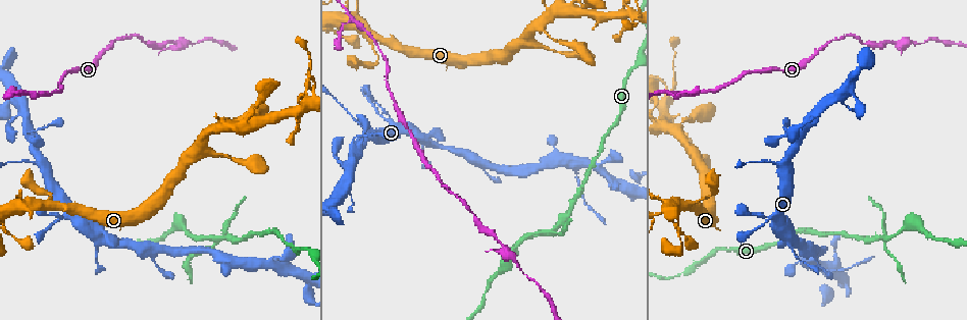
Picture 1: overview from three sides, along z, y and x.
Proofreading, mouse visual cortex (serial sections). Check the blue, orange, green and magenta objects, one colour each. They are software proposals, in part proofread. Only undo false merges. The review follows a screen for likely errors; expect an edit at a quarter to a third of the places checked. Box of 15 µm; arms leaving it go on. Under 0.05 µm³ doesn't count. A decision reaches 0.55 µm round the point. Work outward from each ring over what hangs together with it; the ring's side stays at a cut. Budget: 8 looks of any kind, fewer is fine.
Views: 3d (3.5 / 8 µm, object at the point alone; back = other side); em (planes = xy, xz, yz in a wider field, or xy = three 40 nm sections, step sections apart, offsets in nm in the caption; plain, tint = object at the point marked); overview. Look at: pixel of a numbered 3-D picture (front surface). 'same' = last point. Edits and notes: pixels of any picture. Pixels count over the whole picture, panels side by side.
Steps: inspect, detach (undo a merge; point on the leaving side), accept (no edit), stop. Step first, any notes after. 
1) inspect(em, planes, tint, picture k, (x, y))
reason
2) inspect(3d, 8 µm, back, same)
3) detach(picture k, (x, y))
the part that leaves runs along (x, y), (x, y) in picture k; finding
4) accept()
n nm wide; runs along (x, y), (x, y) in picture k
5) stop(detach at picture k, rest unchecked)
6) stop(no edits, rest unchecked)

inspect(3d, 8 µm, back, picture 1, (250, 268))
a fork

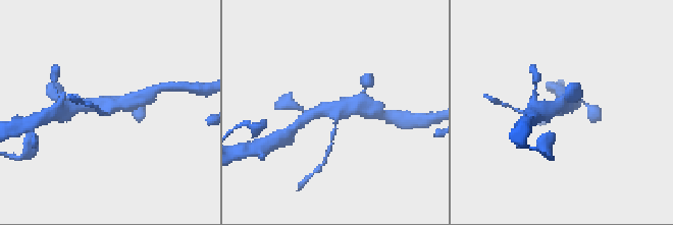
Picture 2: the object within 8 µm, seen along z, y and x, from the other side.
inspect(3d, 3.5 µm, picture 2, (561, 112))
zoom in

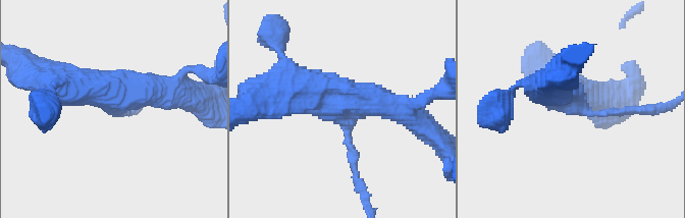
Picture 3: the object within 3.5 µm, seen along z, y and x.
inspect(em, xy, step 1, tint, picture 3, (343, 112))
3 arms; arms of 150, 400, 500 nm

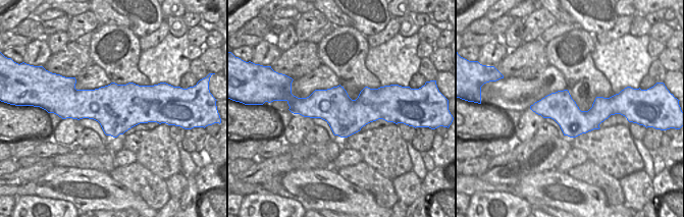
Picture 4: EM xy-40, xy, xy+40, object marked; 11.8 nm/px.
accept()
runs along (614, 104), (594, 116), (533, 107) in picture 4; all the same cell

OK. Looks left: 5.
inspect(3d, 8 µm, picture 1, (220, 238))

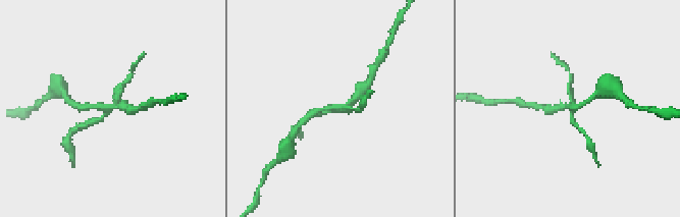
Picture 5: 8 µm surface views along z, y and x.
inspect(em, xy, step 1, tint, picture 5, (568, 105))

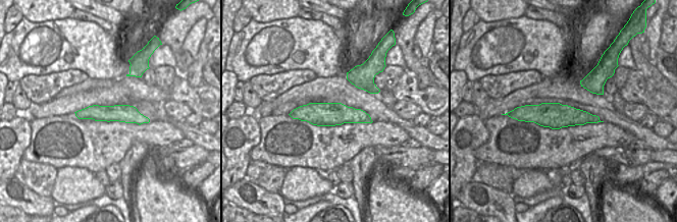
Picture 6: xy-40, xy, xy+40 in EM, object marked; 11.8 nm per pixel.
detach(picture 5, (119, 88))
the part that leaves runs along (106, 112), (72, 134) in picture 5; a second cell is stuck on

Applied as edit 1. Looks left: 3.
inspect(overview)

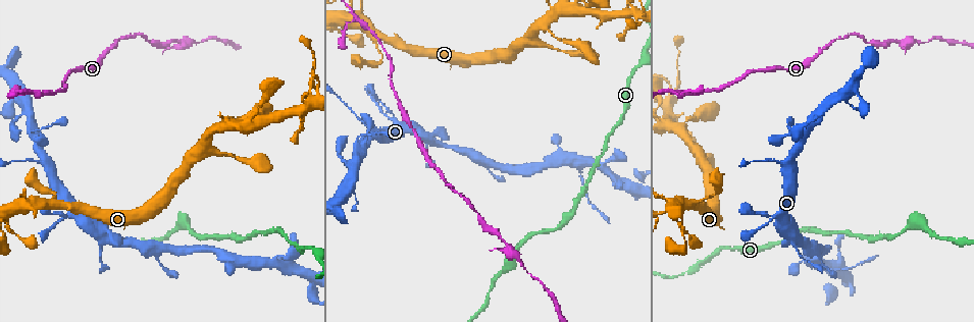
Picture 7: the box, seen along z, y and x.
inspect(3d, 3.5 µm, picture 7, (309, 101))

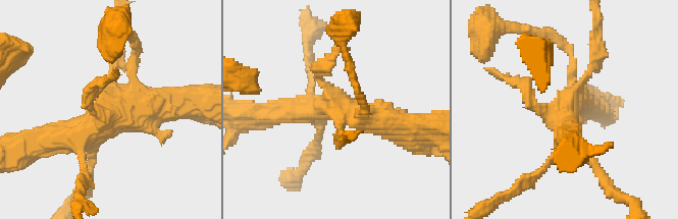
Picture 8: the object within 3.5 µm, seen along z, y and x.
inspect(em, xy, step 1, tint, picture 8, (111, 106))

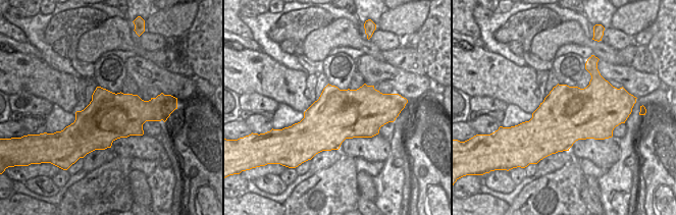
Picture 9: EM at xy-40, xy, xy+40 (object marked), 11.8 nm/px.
accept()
600 nm wide; runs along (55, 138), (114, 101), (114, 44) in picture 8; all the same cell

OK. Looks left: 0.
stop(detach at picture 5, rest unchecked)

